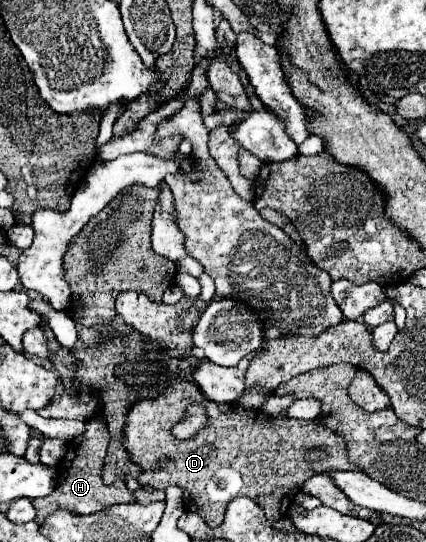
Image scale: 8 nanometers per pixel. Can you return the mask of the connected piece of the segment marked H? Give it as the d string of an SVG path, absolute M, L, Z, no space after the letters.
M89 420L85 424L85 434L67 442L67 454L61 460L61 464L57 466L59 468L59 482L55 486L55 492L51 492L51 496L33 500L33 506L37 508L37 518L35 518L37 524L43 524L45 518L57 510L69 510L75 514L95 514L95 512L101 512L113 504L137 502L133 492L127 490L127 484L111 484L111 486L103 484L101 472L105 466L109 440L111 440L111 436L107 432L107 424L99 422L99 420Z

